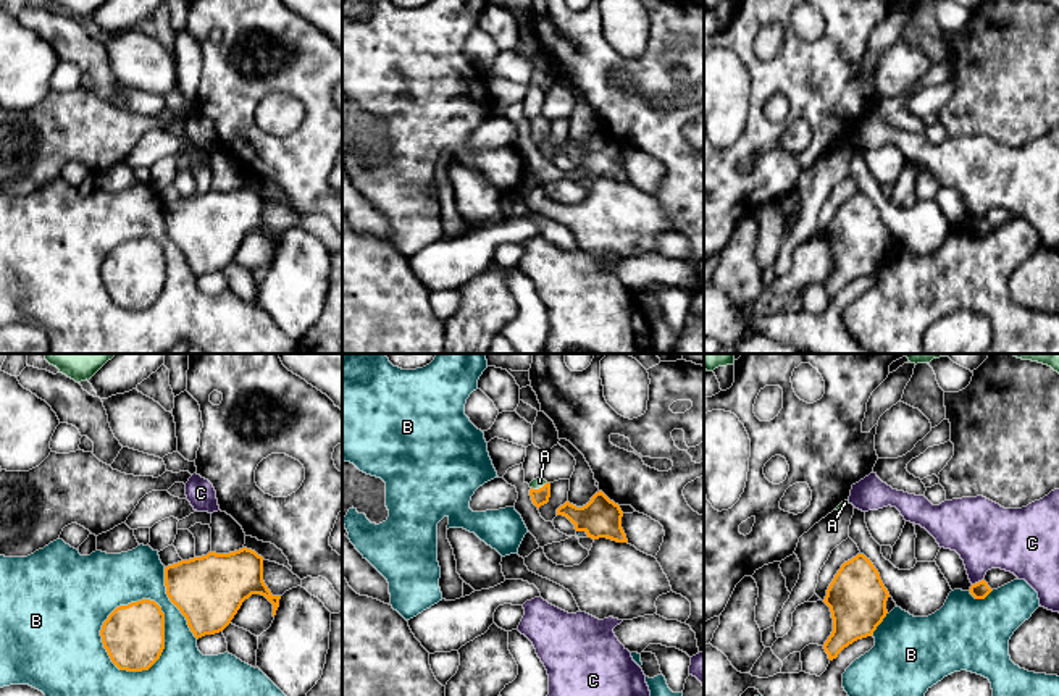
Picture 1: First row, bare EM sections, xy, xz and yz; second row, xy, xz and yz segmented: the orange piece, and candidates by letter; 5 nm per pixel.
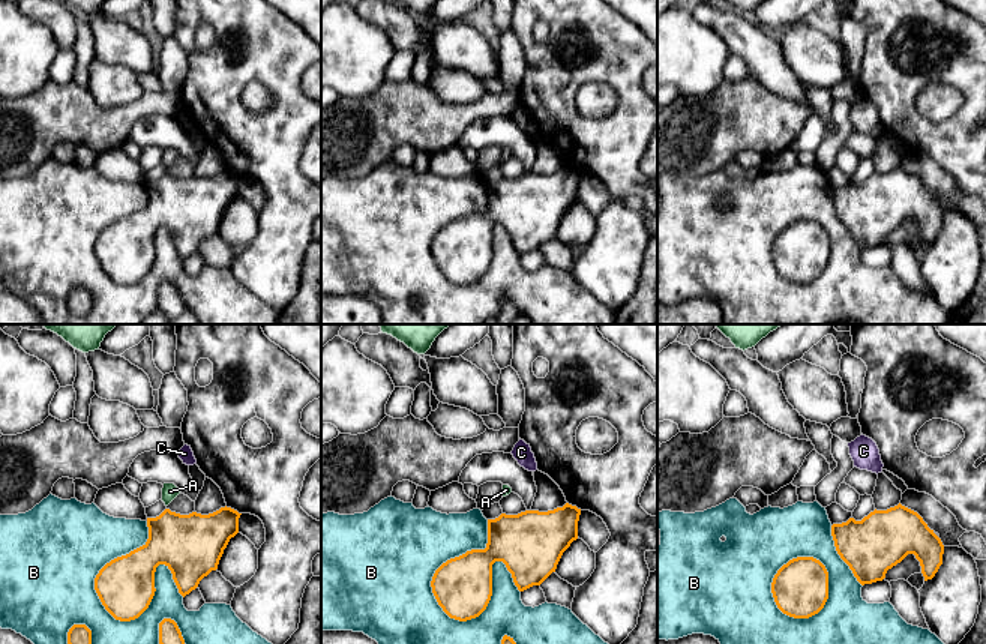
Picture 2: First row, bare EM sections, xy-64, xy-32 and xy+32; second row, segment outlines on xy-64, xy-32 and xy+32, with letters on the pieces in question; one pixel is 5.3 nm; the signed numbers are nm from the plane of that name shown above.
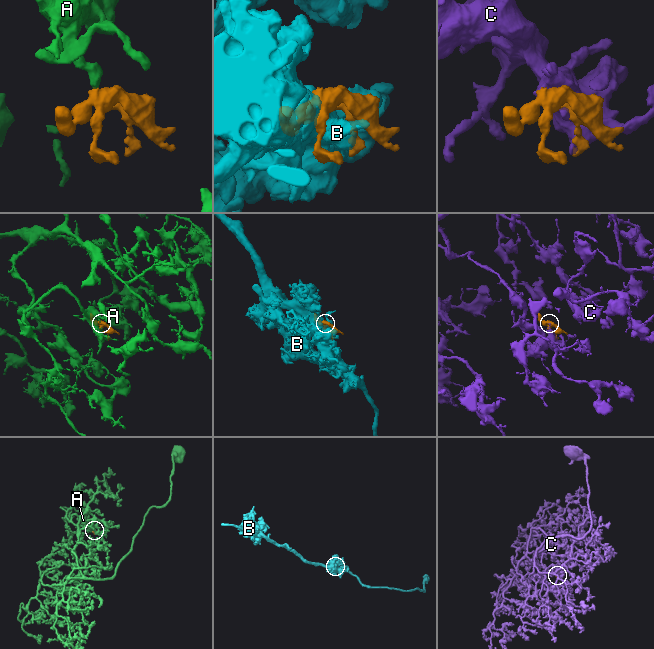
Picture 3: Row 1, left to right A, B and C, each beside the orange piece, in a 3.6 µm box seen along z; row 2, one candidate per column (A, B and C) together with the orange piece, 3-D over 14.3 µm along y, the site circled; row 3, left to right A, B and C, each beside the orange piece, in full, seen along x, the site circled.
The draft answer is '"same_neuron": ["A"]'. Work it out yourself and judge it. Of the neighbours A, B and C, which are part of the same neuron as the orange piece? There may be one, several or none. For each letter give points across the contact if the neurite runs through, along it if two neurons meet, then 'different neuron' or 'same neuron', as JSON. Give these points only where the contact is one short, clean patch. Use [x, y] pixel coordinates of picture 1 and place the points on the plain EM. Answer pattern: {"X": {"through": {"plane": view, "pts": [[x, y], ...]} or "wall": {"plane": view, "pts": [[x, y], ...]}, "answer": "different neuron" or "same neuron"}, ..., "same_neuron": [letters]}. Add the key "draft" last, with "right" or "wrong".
{"A": {"through": {"plane": "xz", "pts": [[539, 134], [539, 126], [539, 120]]}, "answer": "same neuron"}, "B": {"answer": "different neuron"}, "C": {"answer": "different neuron"}, "same_neuron": ["A"], "draft": "right"}

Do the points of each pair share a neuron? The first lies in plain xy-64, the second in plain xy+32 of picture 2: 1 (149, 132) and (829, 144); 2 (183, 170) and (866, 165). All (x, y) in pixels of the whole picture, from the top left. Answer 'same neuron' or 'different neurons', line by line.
1: different neurons
2: different neurons

